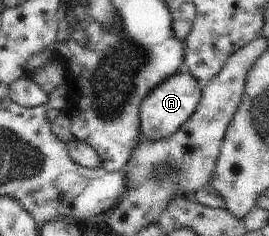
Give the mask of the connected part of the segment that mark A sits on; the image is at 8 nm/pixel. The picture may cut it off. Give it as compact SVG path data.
M189 72L176 73L154 87L140 106L139 119L142 138L148 141L158 141L174 135L174 131L178 131L178 128L182 127L182 124L186 123L190 115L196 111L203 87L204 83L192 77Z

